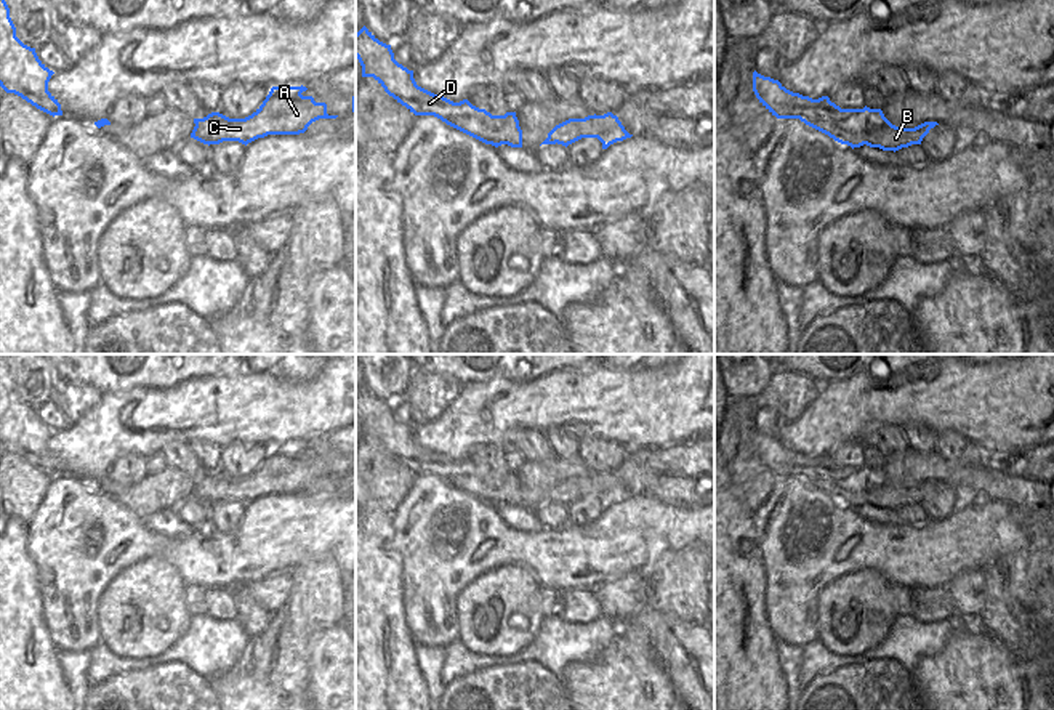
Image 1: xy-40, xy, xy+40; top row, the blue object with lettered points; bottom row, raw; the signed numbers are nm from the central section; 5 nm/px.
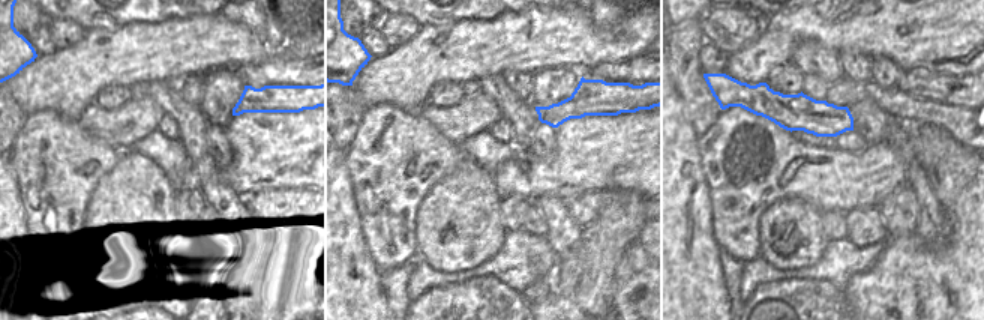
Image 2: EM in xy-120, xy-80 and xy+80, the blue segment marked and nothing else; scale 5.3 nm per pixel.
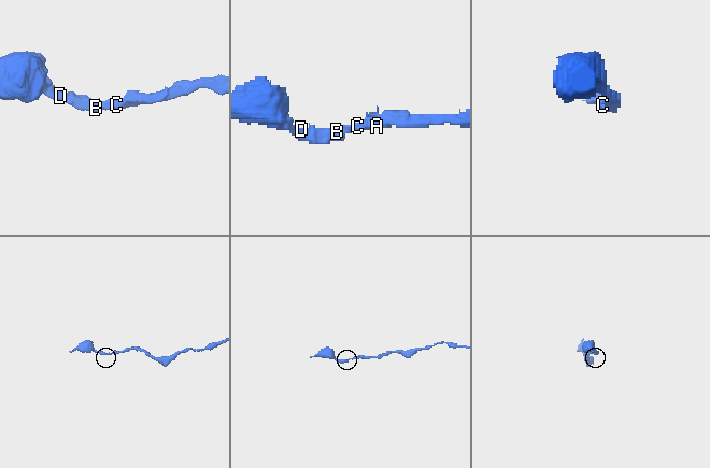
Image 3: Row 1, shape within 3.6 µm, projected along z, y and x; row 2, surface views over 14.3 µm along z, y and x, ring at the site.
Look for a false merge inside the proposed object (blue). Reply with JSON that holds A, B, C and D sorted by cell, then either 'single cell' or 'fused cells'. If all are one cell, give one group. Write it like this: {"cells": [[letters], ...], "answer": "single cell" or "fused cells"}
{"cells": [["A", "B", "C", "D"]], "answer": "single cell"}

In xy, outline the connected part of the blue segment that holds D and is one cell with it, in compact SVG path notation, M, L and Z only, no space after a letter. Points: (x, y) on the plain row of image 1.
M365 385L356 393L356 417L362 436L373 436L384 450L415 474L434 474L447 484L495 506L522 506L516 471L492 474L468 458L453 462L416 444L413 430L394 418L391 404L380 401Z

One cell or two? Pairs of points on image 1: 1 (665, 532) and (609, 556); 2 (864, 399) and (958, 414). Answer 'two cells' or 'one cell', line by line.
1: one cell
2: one cell

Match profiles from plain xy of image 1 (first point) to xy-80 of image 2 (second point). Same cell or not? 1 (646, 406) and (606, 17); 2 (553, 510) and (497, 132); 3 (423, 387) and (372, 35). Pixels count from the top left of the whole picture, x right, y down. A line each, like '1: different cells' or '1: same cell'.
1: different cells
2: same cell
3: different cells

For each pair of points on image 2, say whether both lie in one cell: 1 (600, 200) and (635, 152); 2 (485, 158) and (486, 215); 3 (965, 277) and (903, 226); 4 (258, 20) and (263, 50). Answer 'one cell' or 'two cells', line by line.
1: two cells
2: two cells
3: two cells
4: two cells

